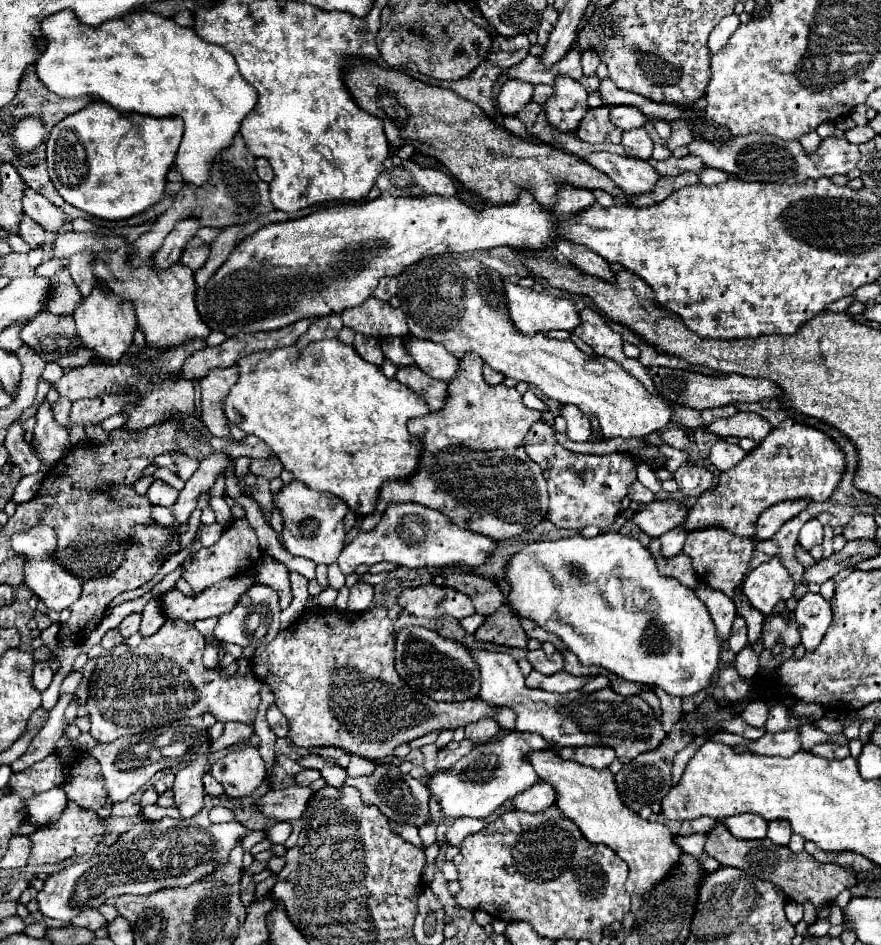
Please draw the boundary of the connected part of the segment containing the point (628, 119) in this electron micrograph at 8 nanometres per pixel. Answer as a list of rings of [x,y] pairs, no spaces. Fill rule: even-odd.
[[[612,106],[610,108],[610,122],[614,126],[618,126],[620,130],[632,130],[632,128],[640,128],[648,122],[648,118],[632,106]]]

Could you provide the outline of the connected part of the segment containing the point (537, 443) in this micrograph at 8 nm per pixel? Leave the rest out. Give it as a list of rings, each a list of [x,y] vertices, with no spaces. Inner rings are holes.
[[[536,422],[526,436],[528,456],[542,468],[550,492],[550,508],[546,518],[558,528],[580,530],[586,526],[598,526],[600,530],[610,530],[614,524],[620,502],[628,492],[628,486],[636,480],[636,462],[626,452],[616,452],[608,456],[576,454],[560,446],[554,430],[546,422]]]

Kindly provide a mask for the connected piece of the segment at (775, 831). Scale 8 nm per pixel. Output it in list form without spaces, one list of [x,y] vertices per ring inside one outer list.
[[[774,820],[770,822],[770,828],[768,828],[768,838],[776,844],[782,844],[786,846],[788,840],[790,840],[790,834],[792,834],[792,828],[786,820]]]

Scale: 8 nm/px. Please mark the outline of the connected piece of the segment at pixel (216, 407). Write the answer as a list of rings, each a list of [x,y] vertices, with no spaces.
[[[220,368],[210,372],[204,380],[200,380],[202,388],[202,420],[210,432],[218,438],[232,440],[228,428],[228,420],[222,408],[222,398],[238,380],[238,368]]]

